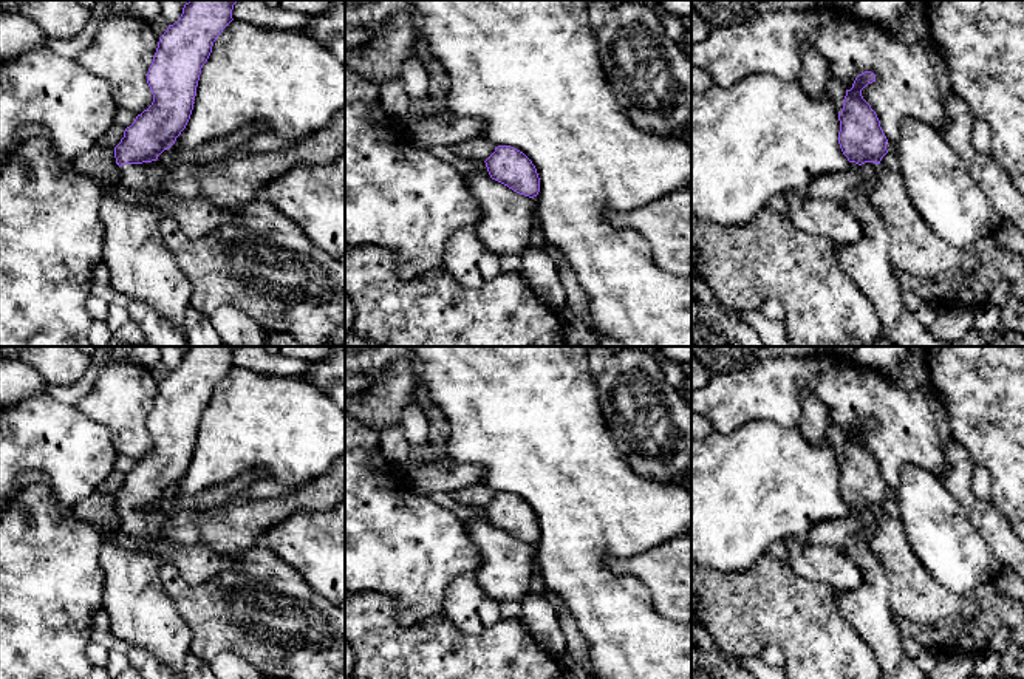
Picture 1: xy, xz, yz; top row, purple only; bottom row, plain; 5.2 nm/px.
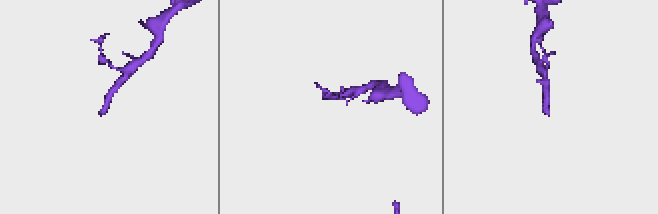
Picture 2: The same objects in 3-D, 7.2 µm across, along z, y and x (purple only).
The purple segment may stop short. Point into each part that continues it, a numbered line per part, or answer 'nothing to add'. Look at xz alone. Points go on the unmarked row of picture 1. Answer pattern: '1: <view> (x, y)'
nothing to add

